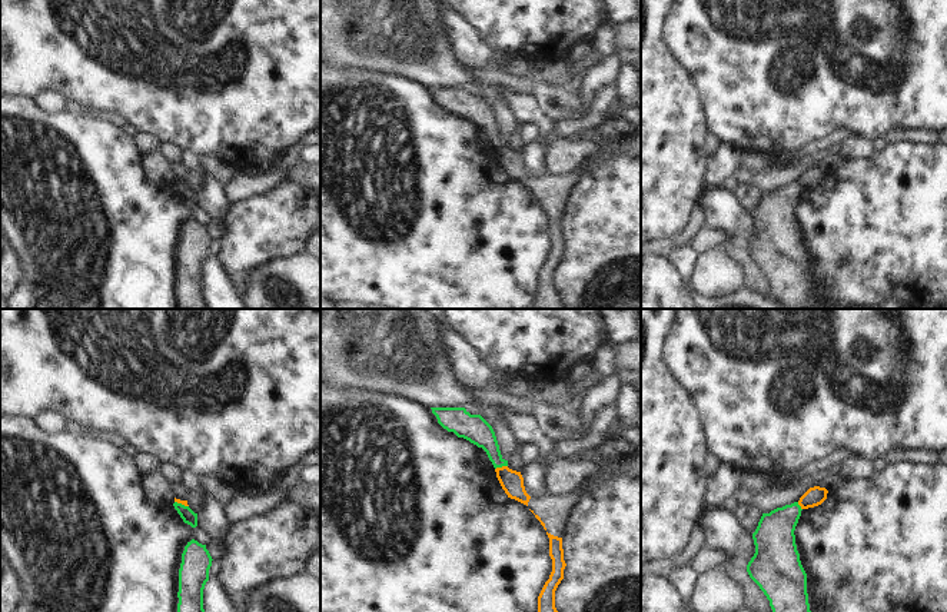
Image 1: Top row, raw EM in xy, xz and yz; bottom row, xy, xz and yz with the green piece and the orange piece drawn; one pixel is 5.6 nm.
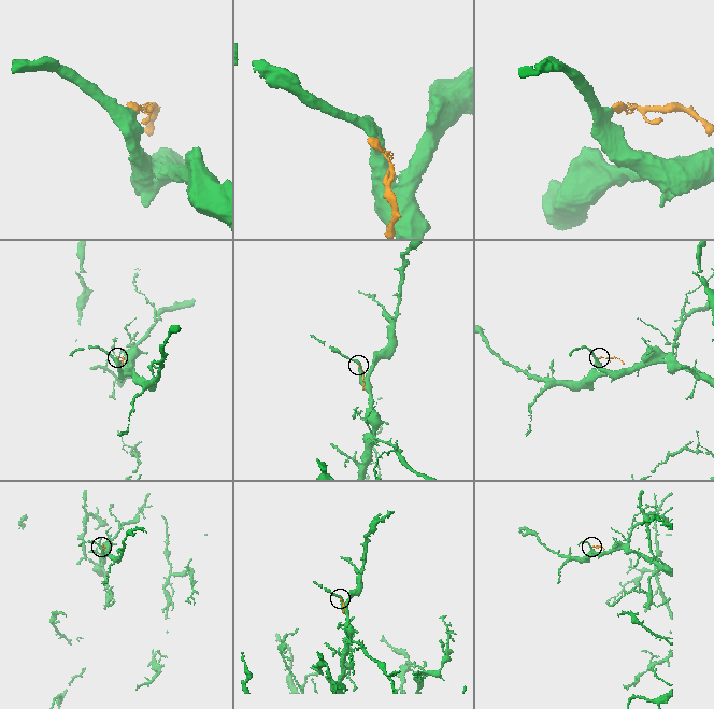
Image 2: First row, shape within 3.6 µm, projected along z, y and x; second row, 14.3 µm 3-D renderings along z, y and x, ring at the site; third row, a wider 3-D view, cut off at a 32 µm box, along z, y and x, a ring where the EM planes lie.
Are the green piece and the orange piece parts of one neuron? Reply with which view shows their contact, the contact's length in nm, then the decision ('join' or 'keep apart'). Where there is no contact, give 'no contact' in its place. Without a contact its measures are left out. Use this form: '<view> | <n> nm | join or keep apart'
xz | 80 nm | keep apart

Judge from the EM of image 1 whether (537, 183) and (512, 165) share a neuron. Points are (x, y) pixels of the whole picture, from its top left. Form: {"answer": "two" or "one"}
{"answer": "one"}

